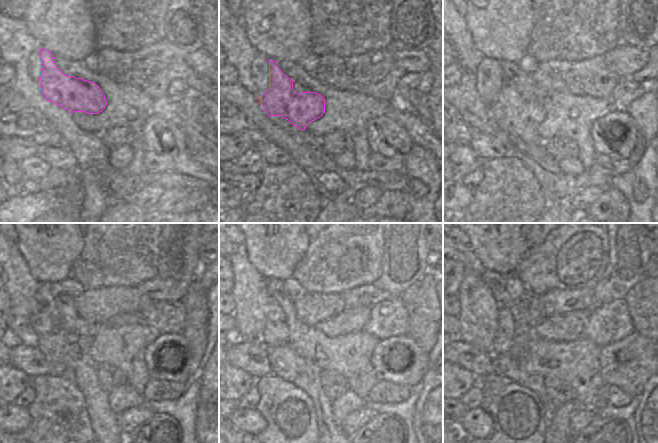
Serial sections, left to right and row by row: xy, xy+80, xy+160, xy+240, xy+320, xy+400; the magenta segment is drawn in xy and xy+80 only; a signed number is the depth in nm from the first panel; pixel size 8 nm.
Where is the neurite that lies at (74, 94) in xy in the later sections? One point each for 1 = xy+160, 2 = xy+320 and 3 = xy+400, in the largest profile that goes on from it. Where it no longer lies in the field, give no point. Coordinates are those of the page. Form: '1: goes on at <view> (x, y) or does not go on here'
1: goes on at xy+160 (512, 114)
2: goes on at xy+320 (285, 363)
3: goes on at xy+400 (506, 365)

